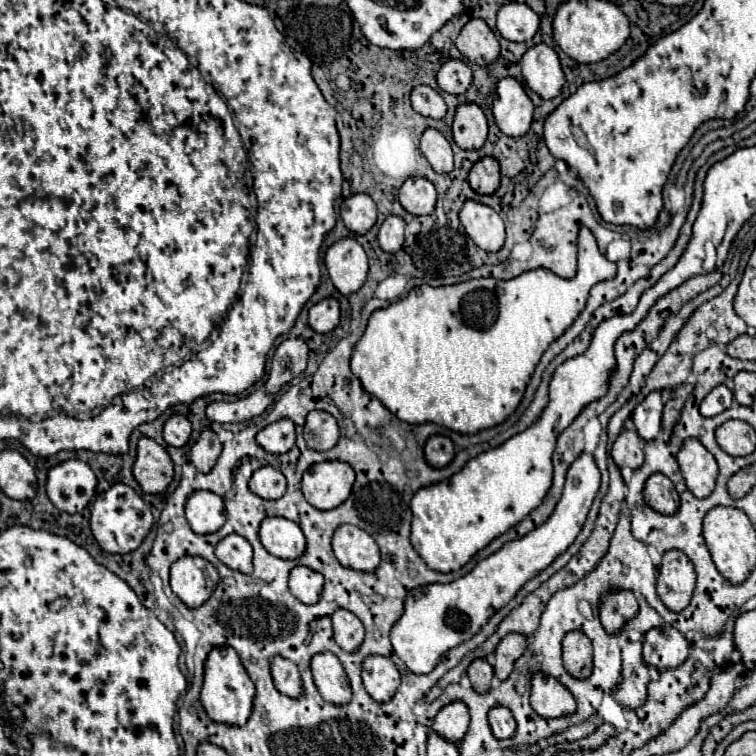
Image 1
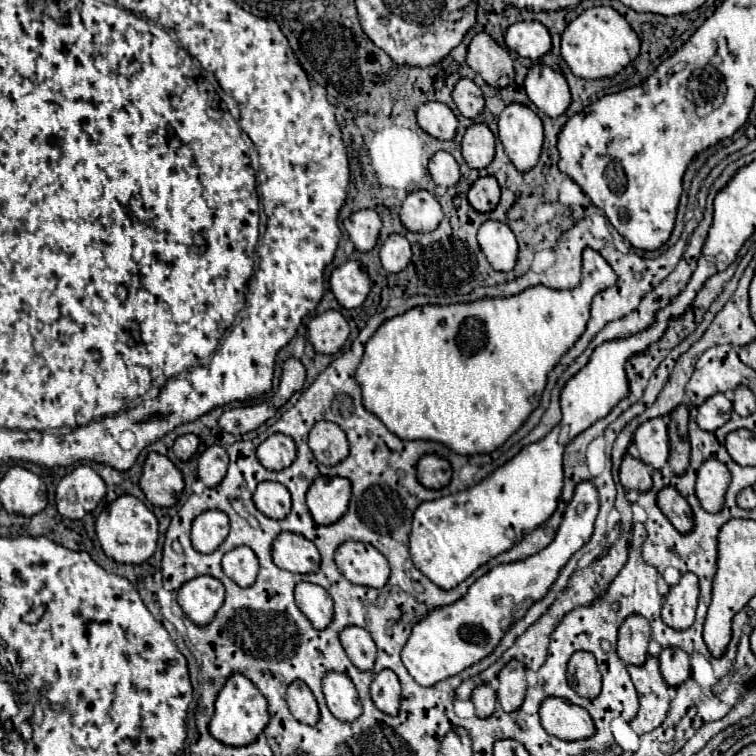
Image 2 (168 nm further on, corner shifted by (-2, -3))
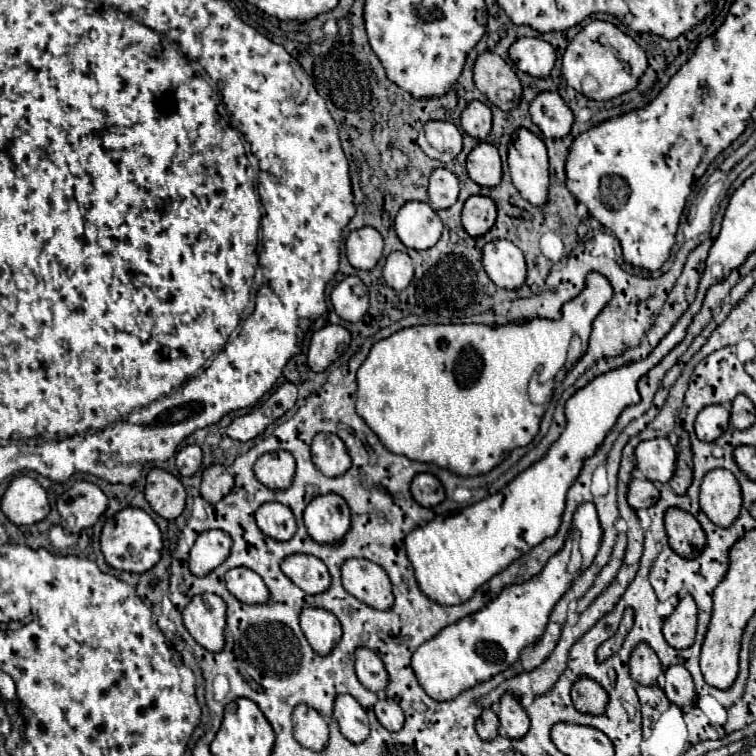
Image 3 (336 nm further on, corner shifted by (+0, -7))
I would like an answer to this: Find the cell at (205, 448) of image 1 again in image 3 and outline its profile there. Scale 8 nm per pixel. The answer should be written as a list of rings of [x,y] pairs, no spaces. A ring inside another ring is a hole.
[[[211,464],[209,468],[205,468],[203,472],[203,480],[201,480],[201,496],[215,504],[217,500],[221,500],[225,494],[229,494],[229,490],[233,488],[233,474],[221,466],[221,464]]]

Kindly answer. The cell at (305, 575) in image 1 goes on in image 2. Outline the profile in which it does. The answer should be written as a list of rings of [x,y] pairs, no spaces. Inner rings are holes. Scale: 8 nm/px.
[[[301,582],[295,588],[295,600],[299,610],[307,616],[315,630],[325,630],[333,620],[333,600],[325,588],[317,584]]]

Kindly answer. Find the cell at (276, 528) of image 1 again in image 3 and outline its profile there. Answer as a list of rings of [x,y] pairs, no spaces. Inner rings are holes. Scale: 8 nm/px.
[[[289,554],[281,562],[283,574],[307,594],[319,594],[329,588],[329,572],[325,564],[309,554]]]

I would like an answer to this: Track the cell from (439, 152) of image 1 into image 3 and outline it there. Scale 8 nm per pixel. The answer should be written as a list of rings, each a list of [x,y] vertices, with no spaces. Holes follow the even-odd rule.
[[[437,168],[429,176],[429,206],[433,210],[449,208],[459,196],[459,180],[447,168]]]

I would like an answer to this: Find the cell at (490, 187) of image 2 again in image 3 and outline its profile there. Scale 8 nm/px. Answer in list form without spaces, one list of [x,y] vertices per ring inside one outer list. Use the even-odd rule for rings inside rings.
[[[471,196],[465,206],[463,206],[463,228],[471,234],[471,236],[481,236],[485,234],[497,218],[497,208],[493,204],[493,200],[489,196]]]

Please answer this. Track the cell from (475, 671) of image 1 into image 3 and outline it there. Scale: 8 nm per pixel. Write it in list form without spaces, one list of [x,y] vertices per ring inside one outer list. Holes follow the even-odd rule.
[[[485,708],[475,724],[477,728],[477,734],[483,738],[483,740],[493,740],[499,732],[499,718],[497,714],[491,710],[491,708]]]

